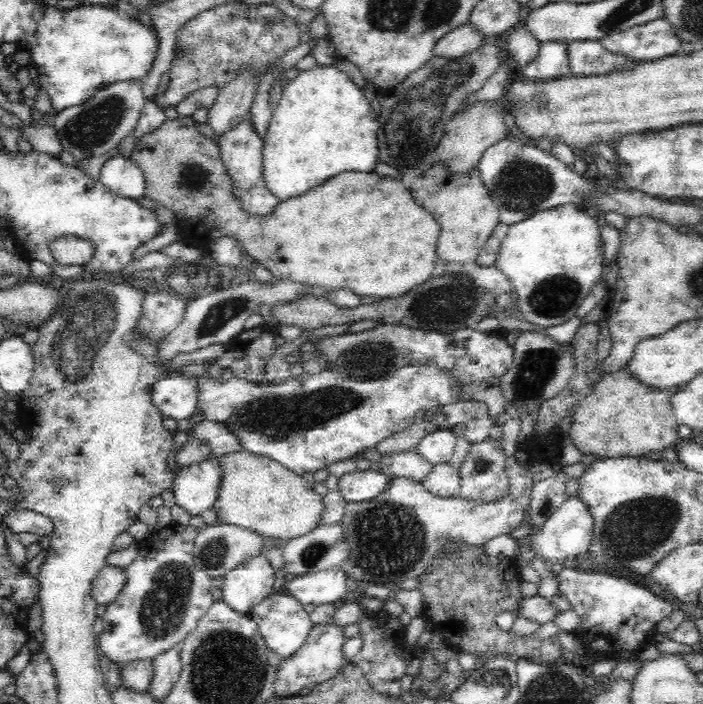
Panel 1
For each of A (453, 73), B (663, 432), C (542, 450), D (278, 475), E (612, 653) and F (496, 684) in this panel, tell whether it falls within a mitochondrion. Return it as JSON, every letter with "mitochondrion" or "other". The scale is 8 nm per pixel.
{"A":"mitochondrion","B":"other","C":"other","D":"other","E":"other","F":"mitochondrion"}

